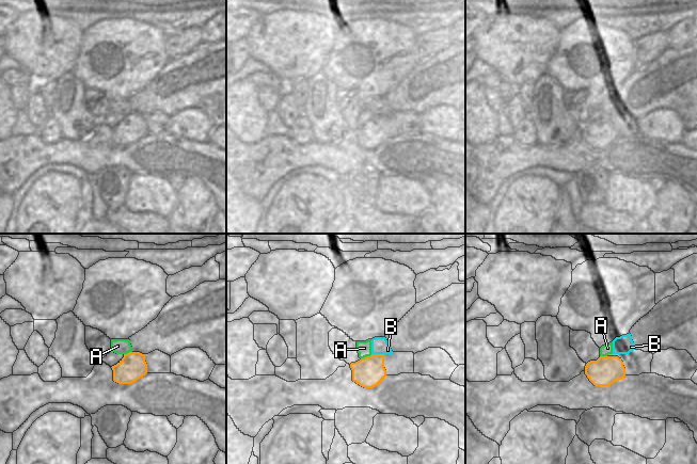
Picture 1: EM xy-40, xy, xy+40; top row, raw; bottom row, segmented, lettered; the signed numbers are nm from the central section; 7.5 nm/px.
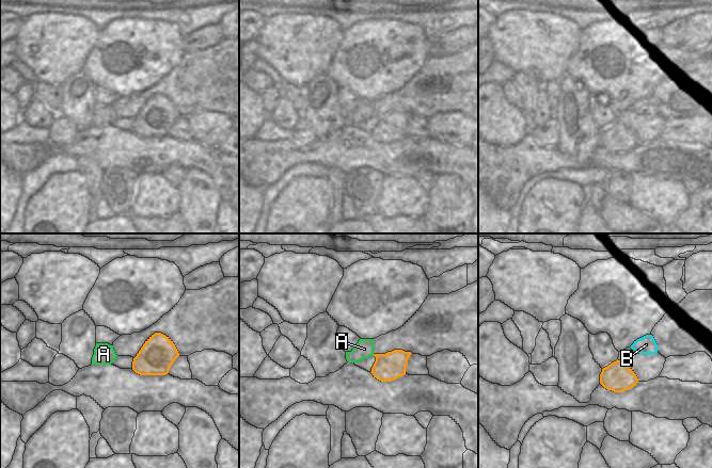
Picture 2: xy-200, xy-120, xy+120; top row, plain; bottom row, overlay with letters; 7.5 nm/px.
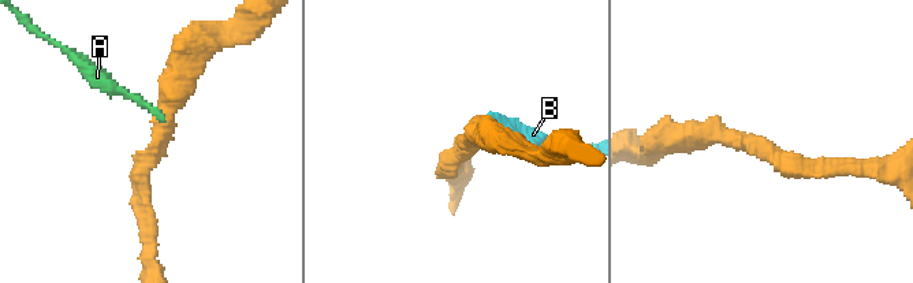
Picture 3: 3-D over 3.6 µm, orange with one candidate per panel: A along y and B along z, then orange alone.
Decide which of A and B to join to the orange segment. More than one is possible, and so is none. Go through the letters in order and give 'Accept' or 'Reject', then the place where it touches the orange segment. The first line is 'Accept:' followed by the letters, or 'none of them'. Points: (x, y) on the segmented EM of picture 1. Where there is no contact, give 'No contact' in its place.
Accept: none of them
A: Reject. Touches orange at xy (366, 356)
B: Reject. Touches orange at xy (378, 354).

